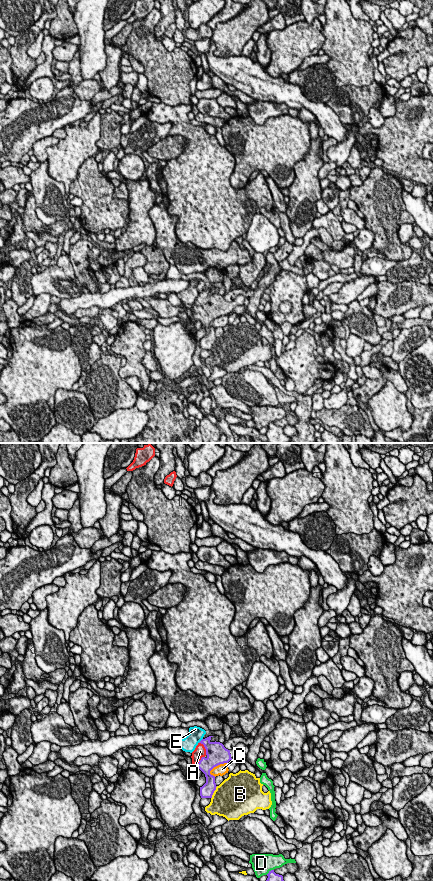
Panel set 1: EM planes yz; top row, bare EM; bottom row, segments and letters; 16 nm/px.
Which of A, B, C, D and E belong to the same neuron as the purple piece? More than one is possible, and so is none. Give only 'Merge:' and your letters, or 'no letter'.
Merge: A

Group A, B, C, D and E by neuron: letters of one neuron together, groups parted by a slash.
A / B / C / D / E

